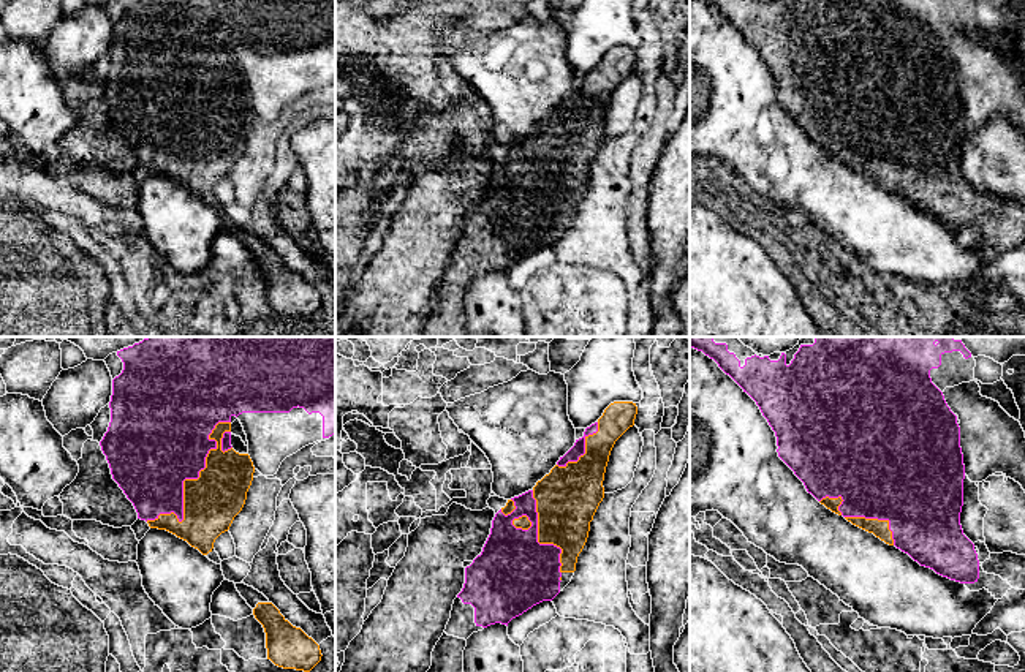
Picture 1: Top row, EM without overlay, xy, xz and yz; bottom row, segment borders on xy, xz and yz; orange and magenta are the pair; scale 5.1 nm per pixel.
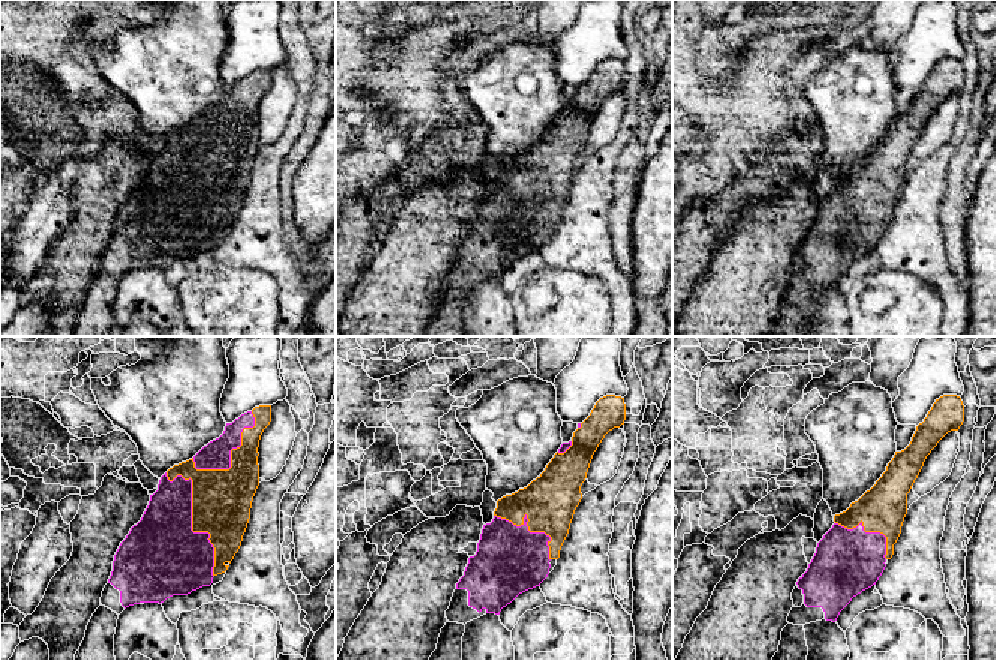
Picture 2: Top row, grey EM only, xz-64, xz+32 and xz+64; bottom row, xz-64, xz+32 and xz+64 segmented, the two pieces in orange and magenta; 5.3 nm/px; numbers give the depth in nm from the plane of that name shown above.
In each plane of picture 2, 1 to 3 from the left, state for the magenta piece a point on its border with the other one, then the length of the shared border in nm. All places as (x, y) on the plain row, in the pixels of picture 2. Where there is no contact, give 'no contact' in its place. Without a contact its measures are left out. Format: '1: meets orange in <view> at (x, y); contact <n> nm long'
1: meets orange in xz-64 at (192, 185); contact 600 nm long
2: meets orange in xz+32 at (533, 195); contact 380 nm long
3: meets orange in xz+64 at (870, 195); contact 340 nm long

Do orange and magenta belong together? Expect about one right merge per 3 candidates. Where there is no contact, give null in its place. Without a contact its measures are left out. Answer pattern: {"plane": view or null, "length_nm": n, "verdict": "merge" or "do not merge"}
{"plane": "xy", "length_nm": 650, "verdict": "merge"}

